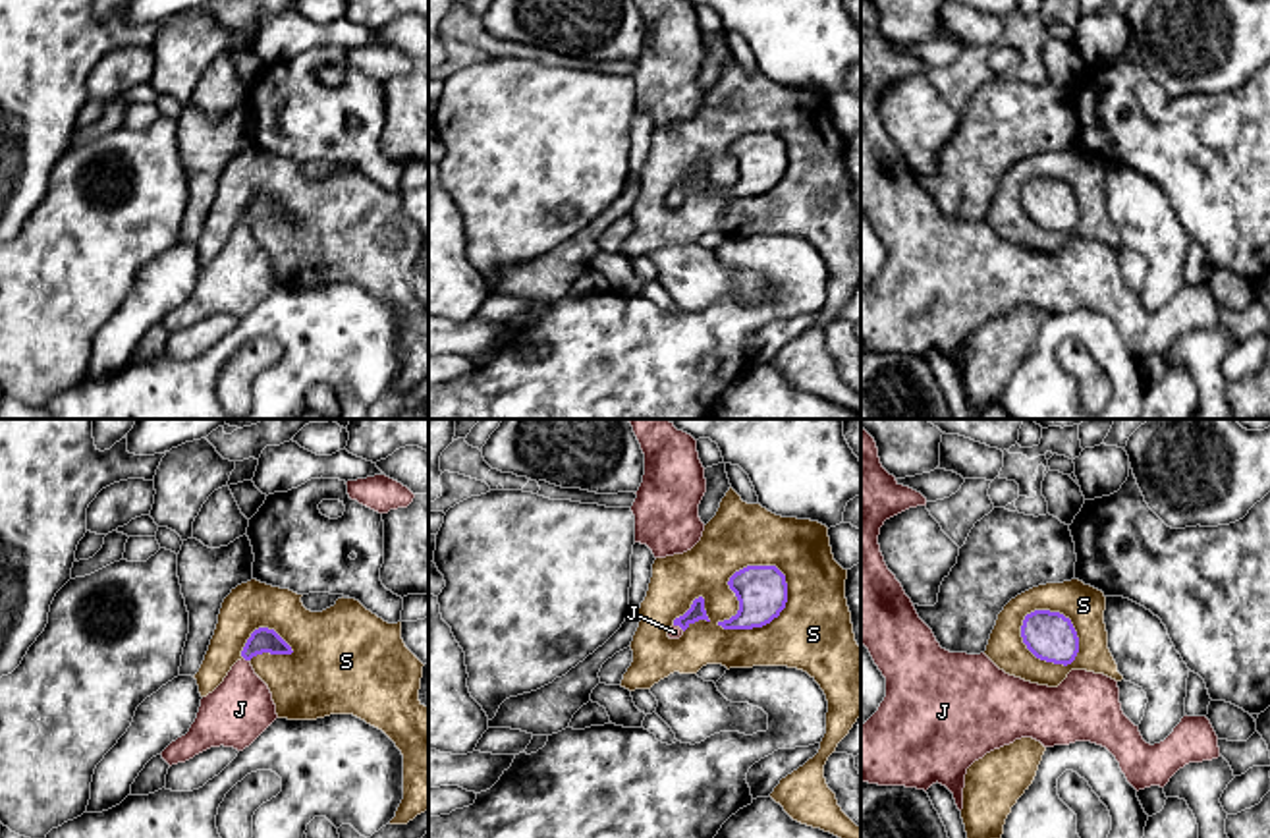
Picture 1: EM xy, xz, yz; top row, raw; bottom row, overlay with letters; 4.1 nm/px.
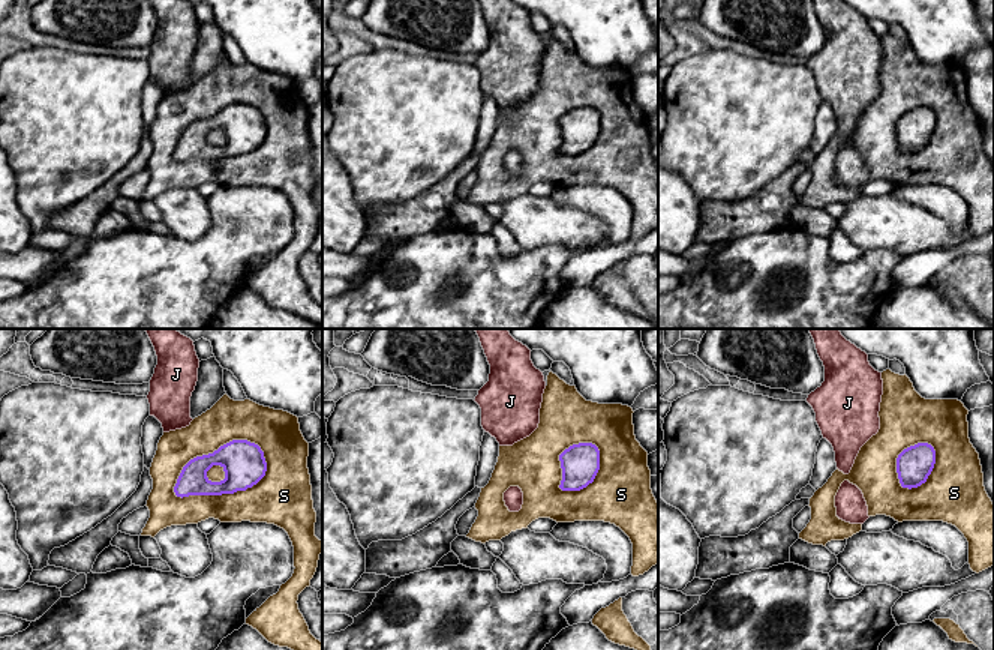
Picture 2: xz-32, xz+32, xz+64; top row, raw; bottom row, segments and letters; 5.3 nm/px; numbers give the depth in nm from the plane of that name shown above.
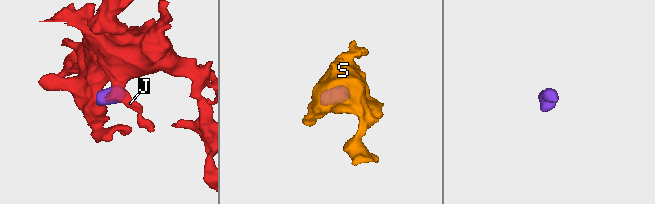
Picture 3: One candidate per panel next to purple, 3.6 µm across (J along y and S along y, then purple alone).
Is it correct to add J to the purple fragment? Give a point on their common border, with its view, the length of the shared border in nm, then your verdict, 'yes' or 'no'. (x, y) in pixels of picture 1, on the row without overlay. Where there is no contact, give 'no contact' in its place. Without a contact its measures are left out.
xy (246, 226) | 30 nm | yes

